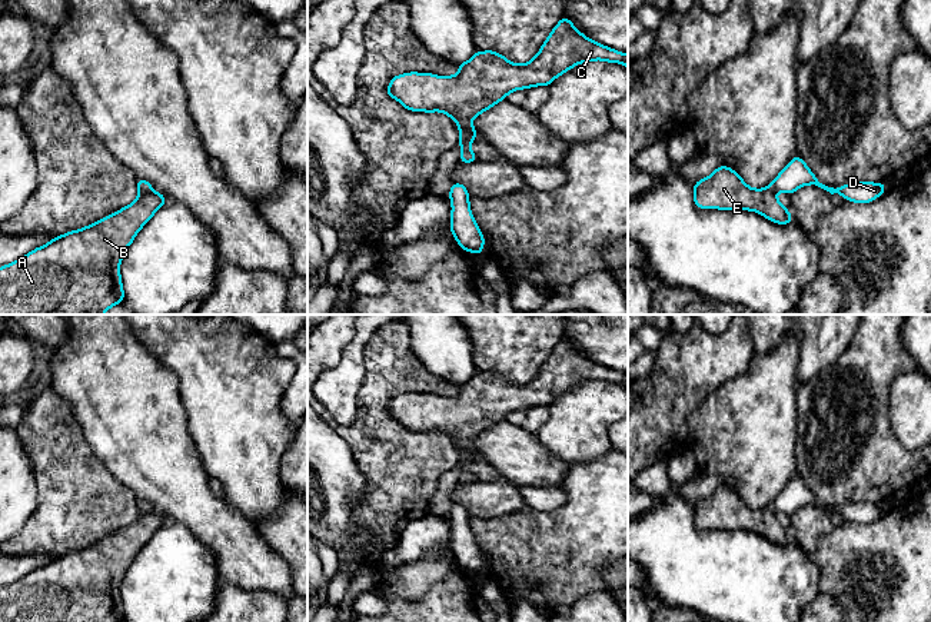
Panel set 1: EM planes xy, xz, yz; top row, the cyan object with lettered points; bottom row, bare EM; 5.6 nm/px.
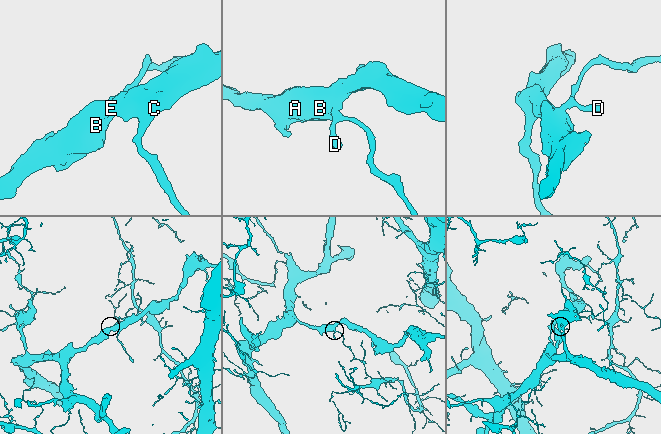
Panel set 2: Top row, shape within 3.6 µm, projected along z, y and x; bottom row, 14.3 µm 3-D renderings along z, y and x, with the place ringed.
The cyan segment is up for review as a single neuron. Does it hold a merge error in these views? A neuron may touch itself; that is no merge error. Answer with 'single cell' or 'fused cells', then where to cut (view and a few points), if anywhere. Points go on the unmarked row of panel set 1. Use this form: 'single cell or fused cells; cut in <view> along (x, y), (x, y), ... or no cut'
fused cells; cut in xy along (150, 508), (139, 512)

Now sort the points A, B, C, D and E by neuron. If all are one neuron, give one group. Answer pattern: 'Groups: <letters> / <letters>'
Groups: A B C E / D

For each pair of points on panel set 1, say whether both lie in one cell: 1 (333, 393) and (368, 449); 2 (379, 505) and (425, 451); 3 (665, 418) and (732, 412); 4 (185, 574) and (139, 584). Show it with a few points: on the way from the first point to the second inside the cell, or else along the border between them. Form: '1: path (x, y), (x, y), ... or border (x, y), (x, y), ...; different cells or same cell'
1: border (333, 418), (339, 423), (349, 426); different cells
2: path (392, 492), (414, 463); same cell
3: border (711, 391), (688, 418), (688, 442); different cells
4: path (173, 579), (169, 584), (150, 584); same cell

